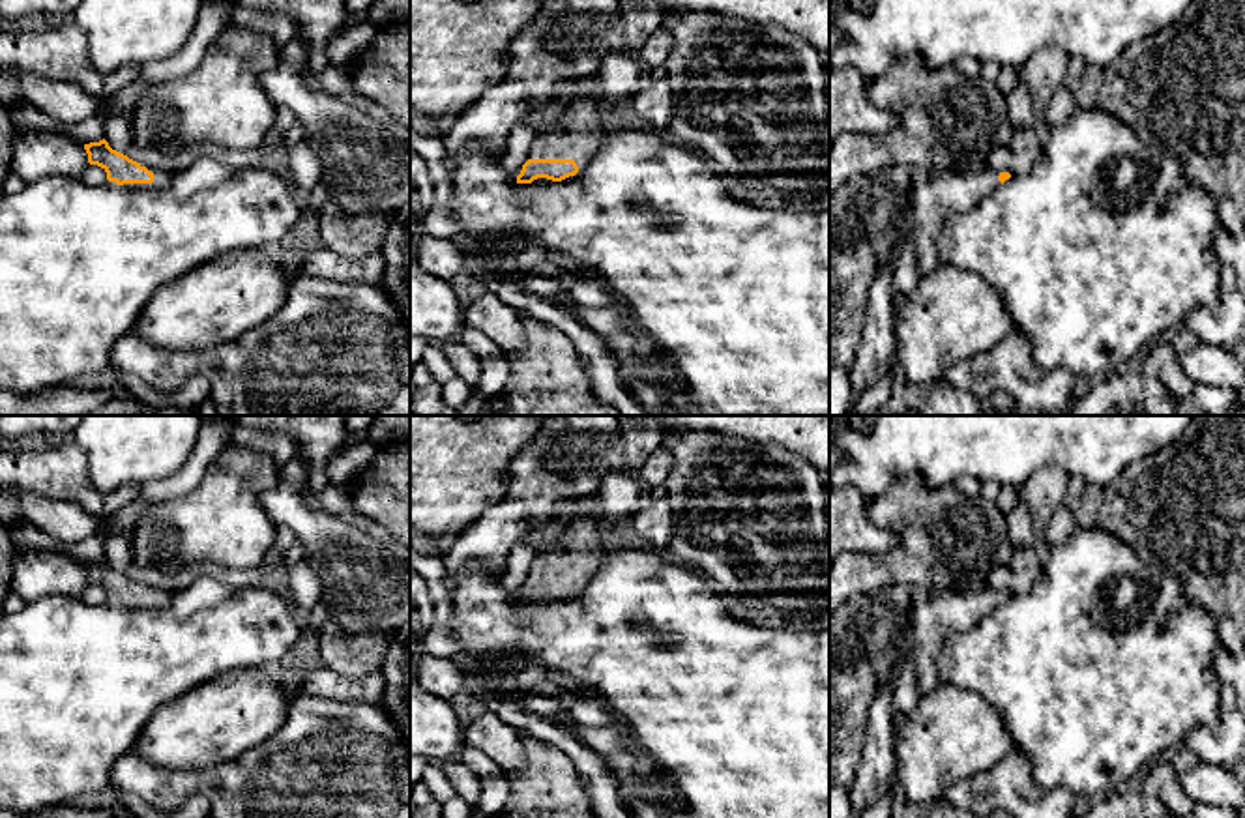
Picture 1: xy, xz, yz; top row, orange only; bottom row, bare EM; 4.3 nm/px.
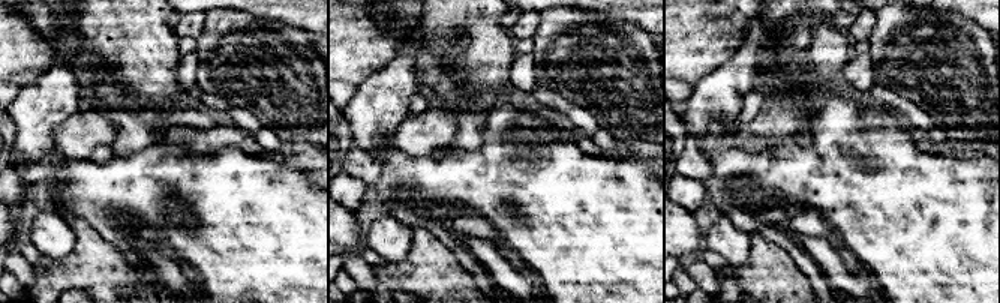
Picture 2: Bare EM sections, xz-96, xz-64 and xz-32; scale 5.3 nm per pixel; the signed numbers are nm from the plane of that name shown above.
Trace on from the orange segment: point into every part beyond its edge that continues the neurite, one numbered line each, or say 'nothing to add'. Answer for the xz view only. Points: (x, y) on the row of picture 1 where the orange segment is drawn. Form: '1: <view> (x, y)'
1: xz (577, 135)

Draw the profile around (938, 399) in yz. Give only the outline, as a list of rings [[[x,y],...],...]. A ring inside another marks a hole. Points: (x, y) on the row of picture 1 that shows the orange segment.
[[[944,378],[917,393],[921,416],[1047,416],[1037,410],[1003,414],[989,402],[979,402],[970,391],[949,386]]]

